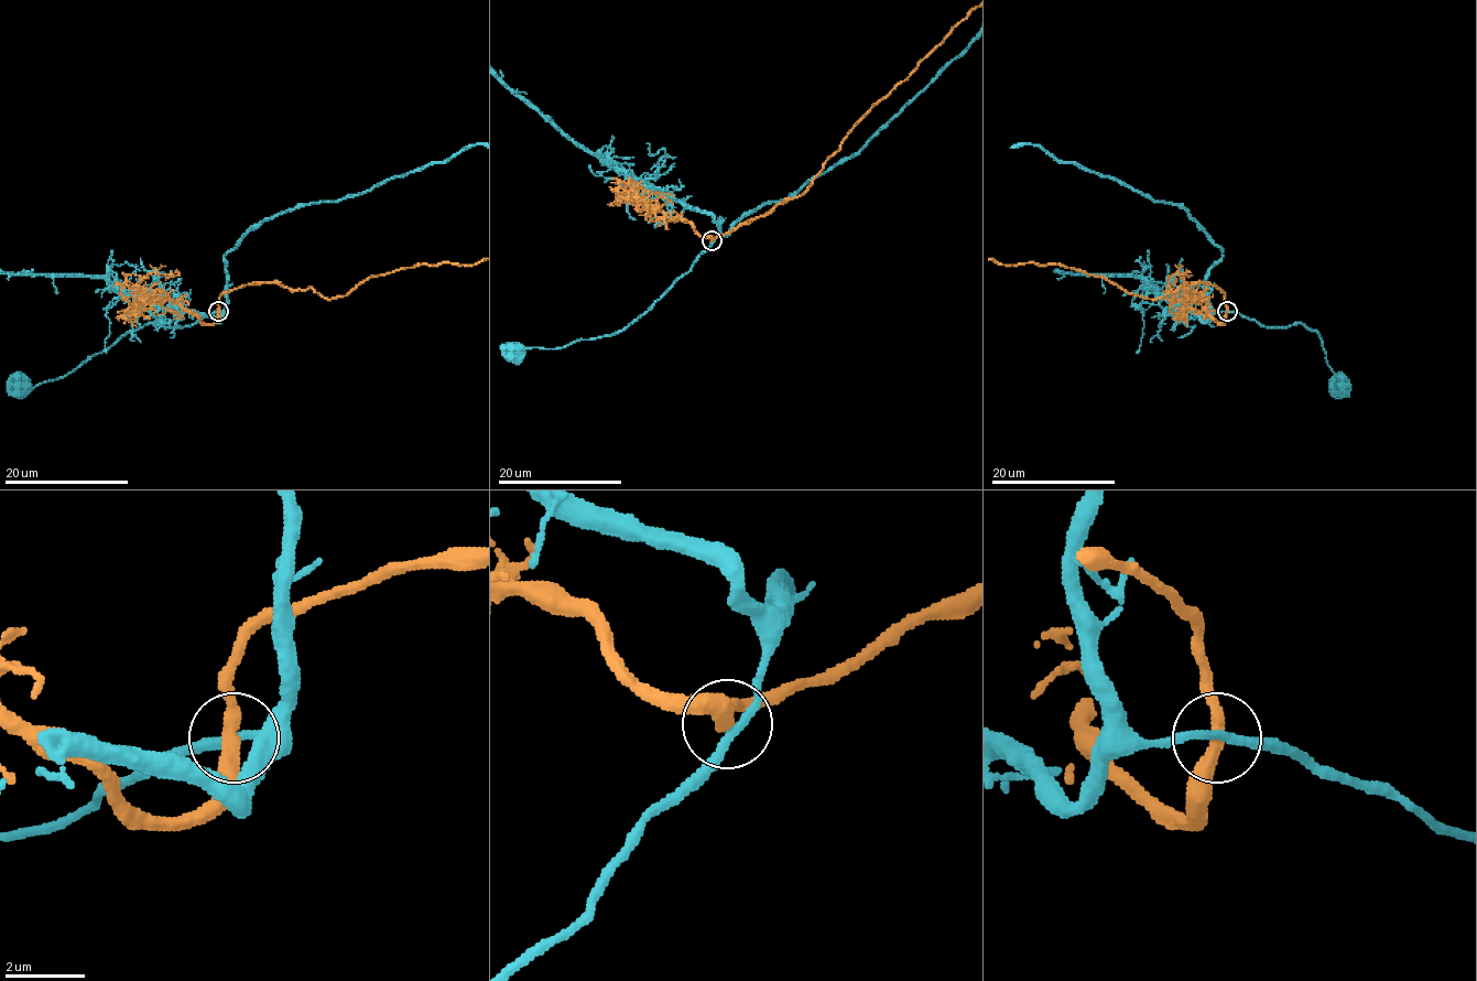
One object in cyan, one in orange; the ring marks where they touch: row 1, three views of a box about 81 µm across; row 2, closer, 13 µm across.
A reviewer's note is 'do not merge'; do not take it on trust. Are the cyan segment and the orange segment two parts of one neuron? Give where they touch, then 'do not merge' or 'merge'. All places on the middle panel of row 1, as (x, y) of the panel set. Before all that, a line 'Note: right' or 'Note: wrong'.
Note: right
at (712, 240); do not merge

